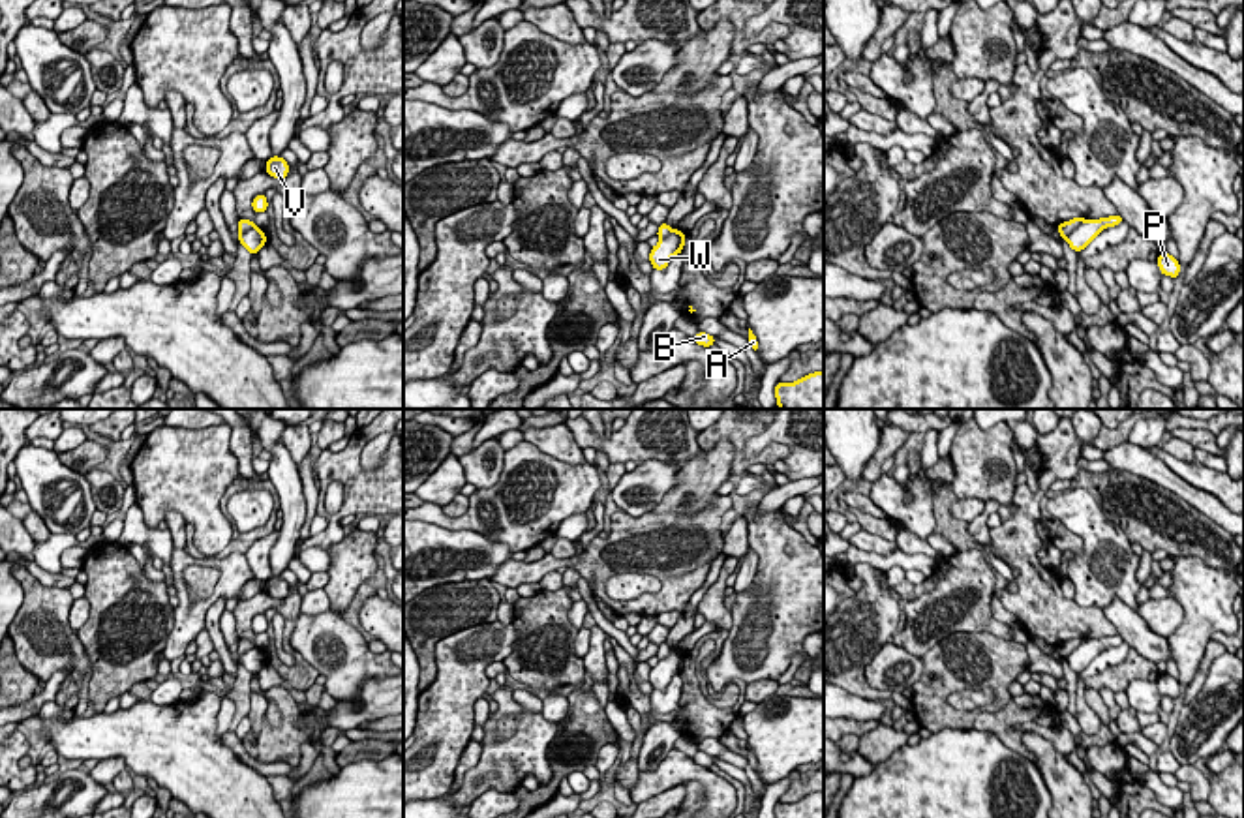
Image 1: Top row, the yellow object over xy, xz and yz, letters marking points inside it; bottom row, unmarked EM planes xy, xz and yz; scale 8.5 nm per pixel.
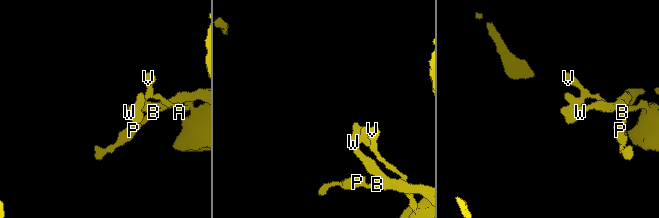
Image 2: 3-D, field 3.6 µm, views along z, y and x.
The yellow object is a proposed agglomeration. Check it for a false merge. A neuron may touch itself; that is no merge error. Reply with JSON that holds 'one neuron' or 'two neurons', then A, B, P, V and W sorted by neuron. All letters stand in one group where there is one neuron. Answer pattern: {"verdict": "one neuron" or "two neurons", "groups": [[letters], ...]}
{"verdict": "two neurons", "groups": [["A", "V"], ["B", "P", "W"]]}

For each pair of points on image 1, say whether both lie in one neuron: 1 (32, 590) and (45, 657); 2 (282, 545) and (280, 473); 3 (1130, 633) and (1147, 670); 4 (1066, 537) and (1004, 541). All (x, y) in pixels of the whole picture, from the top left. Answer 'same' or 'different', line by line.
1: same
2: same
3: different
4: different

